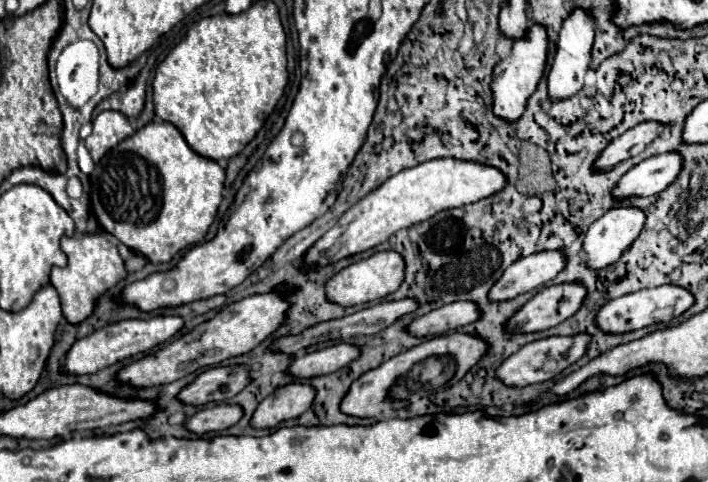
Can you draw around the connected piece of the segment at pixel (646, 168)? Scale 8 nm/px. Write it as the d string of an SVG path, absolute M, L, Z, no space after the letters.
M669 151L653 155L623 175L623 179L617 183L613 191L613 197L625 199L633 195L637 197L657 195L679 177L681 169L683 169L681 153Z

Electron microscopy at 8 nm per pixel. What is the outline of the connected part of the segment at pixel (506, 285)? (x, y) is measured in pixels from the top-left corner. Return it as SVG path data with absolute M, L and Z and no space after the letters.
M561 249L539 251L535 255L523 257L505 269L503 277L491 289L491 299L507 301L507 299L515 299L521 293L543 287L557 277L557 273L565 267L565 263L567 257Z

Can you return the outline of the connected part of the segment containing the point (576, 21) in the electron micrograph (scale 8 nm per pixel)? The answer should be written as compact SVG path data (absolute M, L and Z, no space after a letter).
M575 7L569 17L563 21L559 41L557 41L557 55L549 71L549 95L553 99L567 99L575 95L583 87L585 73L591 65L591 47L595 41L595 21L591 15L591 9L585 7Z

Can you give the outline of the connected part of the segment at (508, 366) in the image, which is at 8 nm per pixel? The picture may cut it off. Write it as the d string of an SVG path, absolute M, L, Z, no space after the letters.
M577 333L577 335L567 335L567 337L545 337L545 339L533 341L525 347L521 347L509 359L505 359L503 365L497 369L497 377L509 387L525 387L531 383L549 381L555 375L559 375L563 369L567 369L569 365L579 361L585 355L589 343L591 343L589 333Z

